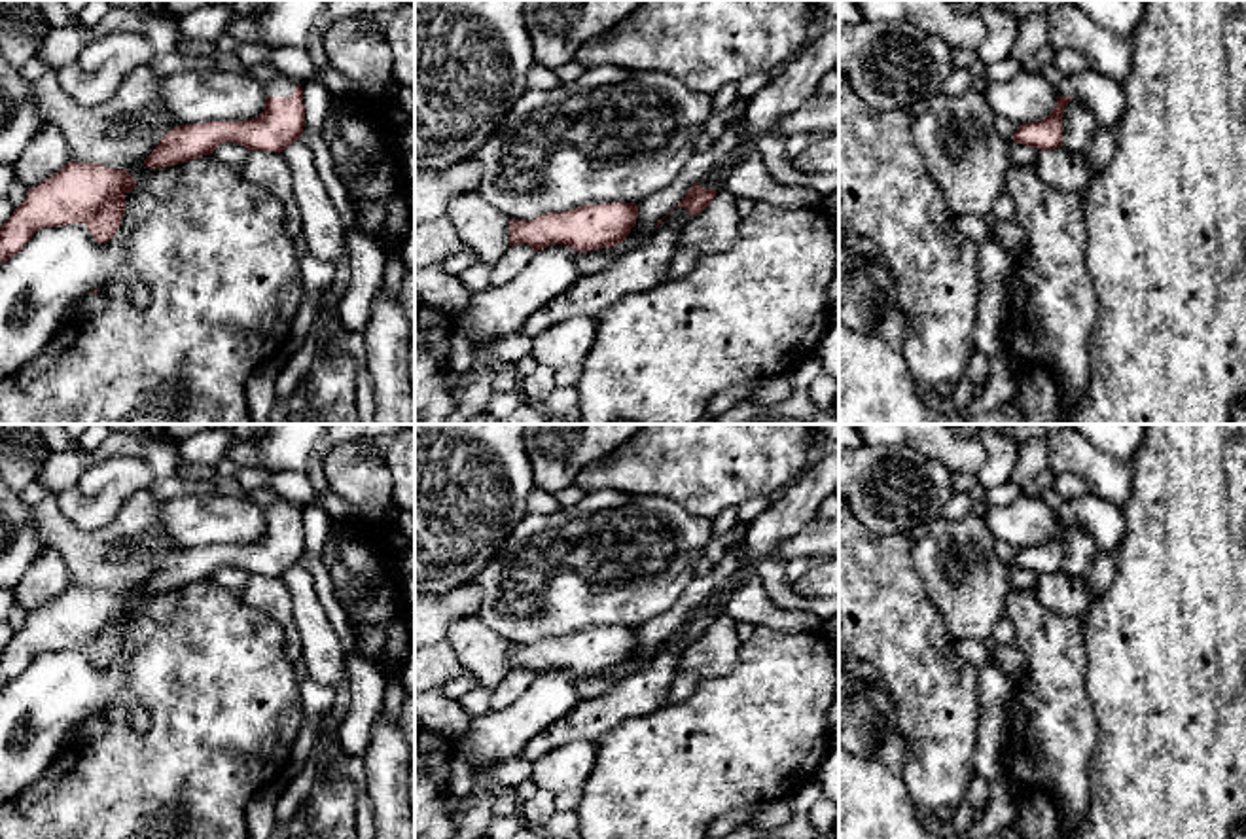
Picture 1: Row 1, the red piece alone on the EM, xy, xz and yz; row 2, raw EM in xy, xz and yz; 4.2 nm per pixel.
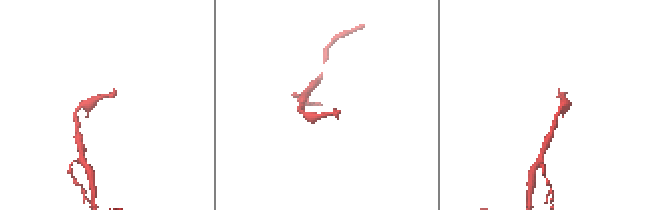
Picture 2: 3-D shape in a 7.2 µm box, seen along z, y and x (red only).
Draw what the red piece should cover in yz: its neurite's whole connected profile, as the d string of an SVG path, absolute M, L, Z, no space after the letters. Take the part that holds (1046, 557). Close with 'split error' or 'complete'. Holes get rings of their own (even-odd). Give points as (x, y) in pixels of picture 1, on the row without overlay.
M1087 492L1079 498L1064 500L1055 511L1055 517L1057 528L1053 536L1040 545L1021 549L1011 564L1038 572L1040 576L1060 572L1064 532L1076 521L1083 525L1098 544L1098 555L1087 574L1087 583L1093 595L1100 598L1115 578L1115 559L1112 551L1125 534L1123 509Z | split error

